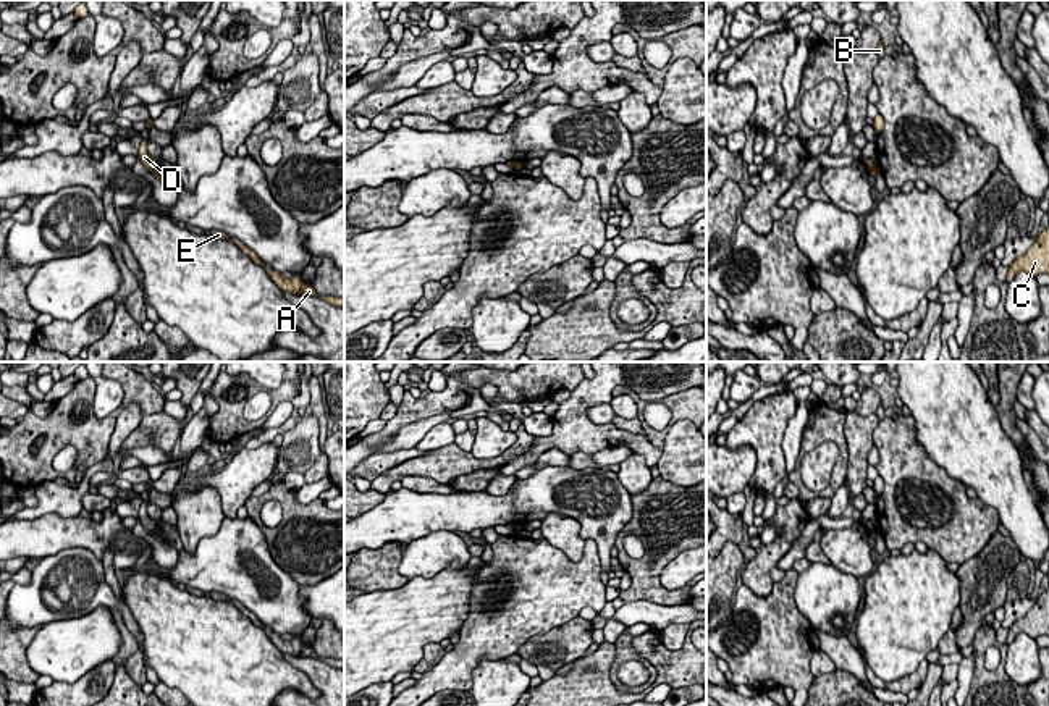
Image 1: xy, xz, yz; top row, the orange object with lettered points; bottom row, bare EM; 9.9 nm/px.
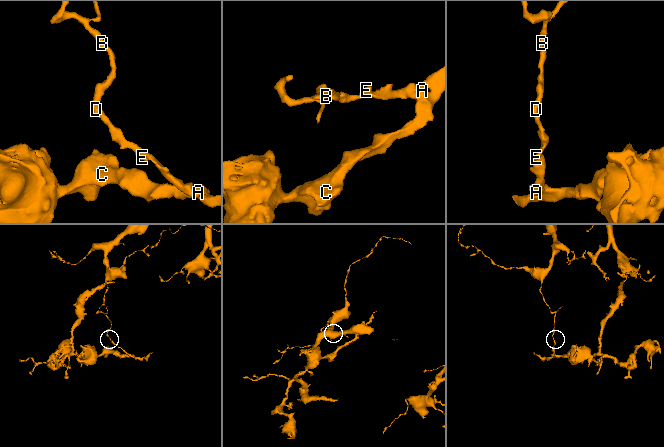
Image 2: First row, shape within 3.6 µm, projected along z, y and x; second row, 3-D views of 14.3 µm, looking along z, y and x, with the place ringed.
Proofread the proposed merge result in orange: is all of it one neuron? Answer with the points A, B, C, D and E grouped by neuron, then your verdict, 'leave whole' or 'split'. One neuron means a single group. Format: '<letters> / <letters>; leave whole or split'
A C E / B D; split

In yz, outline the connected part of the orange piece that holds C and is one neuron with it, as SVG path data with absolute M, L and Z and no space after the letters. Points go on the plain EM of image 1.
M1049 590L1041 593L1033 607L1010 625L1007 645L1012 643L1018 633L1026 633L1031 638L1041 635L1049 637Z

